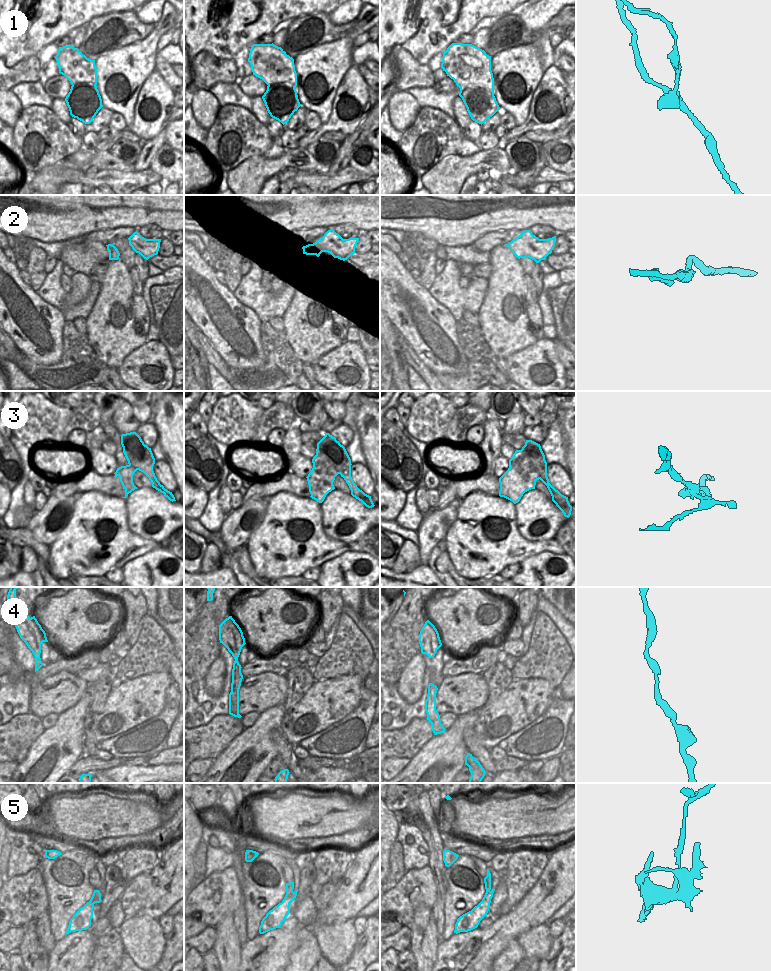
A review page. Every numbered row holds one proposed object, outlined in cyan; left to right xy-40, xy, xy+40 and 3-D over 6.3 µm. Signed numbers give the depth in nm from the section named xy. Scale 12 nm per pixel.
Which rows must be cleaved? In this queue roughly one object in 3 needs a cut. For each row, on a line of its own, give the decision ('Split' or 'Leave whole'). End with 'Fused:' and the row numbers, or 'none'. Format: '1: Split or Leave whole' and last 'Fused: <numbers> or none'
1: Split
2: Leave whole
3: Split
4: Leave whole
5: Split
Fused: 1, 3, 5

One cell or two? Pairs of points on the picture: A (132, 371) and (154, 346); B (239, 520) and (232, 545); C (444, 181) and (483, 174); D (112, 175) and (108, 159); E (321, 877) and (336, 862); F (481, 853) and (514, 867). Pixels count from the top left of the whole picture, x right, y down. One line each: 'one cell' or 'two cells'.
A: one cell
B: one cell
C: two cells
D: two cells
E: one cell
F: two cells

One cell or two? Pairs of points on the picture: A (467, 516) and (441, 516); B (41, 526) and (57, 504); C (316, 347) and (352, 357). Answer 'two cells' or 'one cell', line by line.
A: two cells
B: one cell
C: two cells

